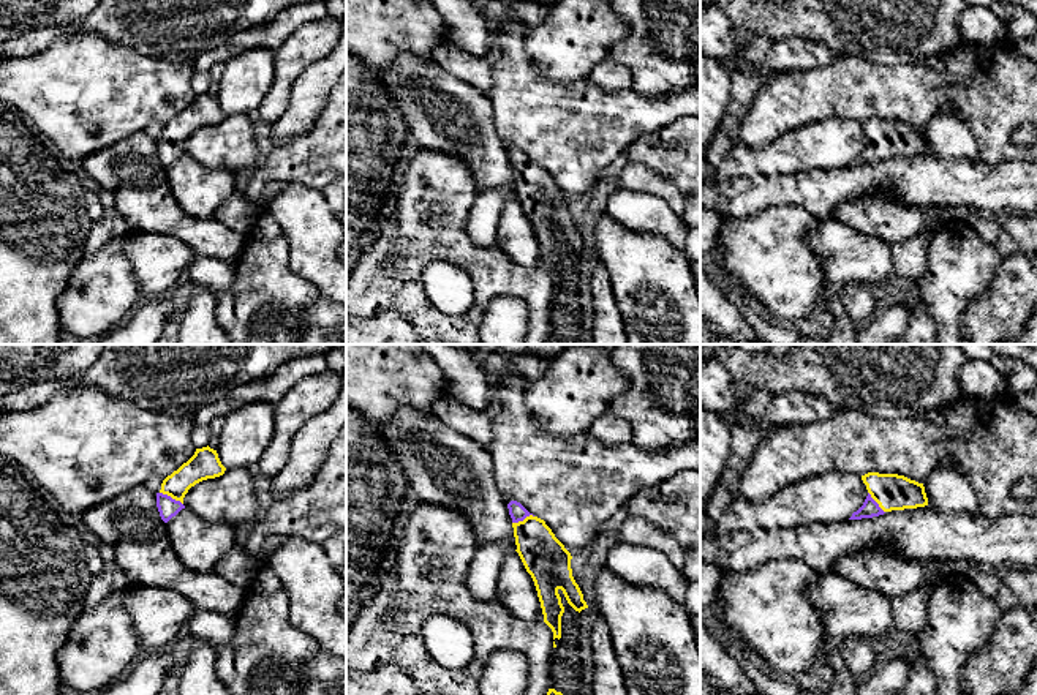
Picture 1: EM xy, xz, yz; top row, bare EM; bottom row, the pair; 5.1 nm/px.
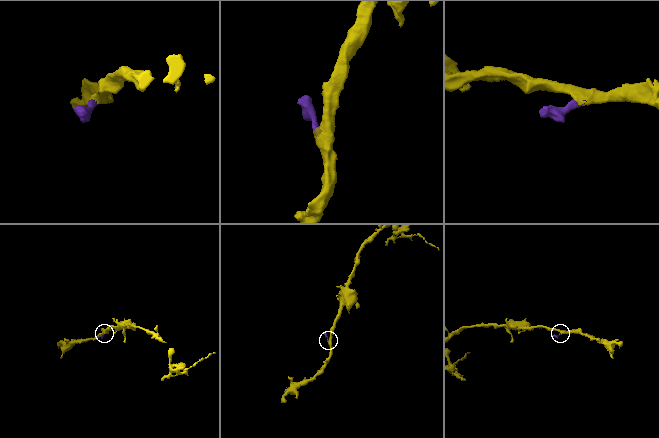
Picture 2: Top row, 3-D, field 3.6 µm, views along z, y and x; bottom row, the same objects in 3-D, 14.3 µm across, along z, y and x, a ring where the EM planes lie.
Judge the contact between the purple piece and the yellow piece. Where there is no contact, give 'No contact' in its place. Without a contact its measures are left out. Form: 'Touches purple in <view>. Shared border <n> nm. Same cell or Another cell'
Touches purple in xy. Shared border 140 nm. Same cell

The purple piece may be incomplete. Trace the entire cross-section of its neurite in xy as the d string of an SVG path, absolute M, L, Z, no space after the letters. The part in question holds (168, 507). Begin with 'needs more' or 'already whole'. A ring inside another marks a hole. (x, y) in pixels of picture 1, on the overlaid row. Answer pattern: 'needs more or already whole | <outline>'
needs more | M207 447L196 449L194 455L177 471L168 475L161 490L156 493L160 517L168 523L183 505L183 498L196 483L223 475L226 468L221 464L217 450Z

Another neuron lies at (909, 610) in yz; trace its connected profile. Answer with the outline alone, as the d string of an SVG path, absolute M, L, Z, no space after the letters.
M933 572L917 589L892 599L895 635L906 649L918 651L917 635L926 624L928 599L944 578Z

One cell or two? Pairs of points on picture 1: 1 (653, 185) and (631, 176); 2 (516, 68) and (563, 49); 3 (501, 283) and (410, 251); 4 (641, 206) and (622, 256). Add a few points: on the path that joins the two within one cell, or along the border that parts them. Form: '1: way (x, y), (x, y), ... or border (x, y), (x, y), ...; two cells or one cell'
1: way (648, 182), (636, 177); one cell
2: border (528, 29), (527, 57), (547, 78), (565, 79); two cells
3: way (479, 262), (462, 251), (432, 251); one cell
4: border (604, 212), (629, 229), (653, 232), (667, 242); two cells

